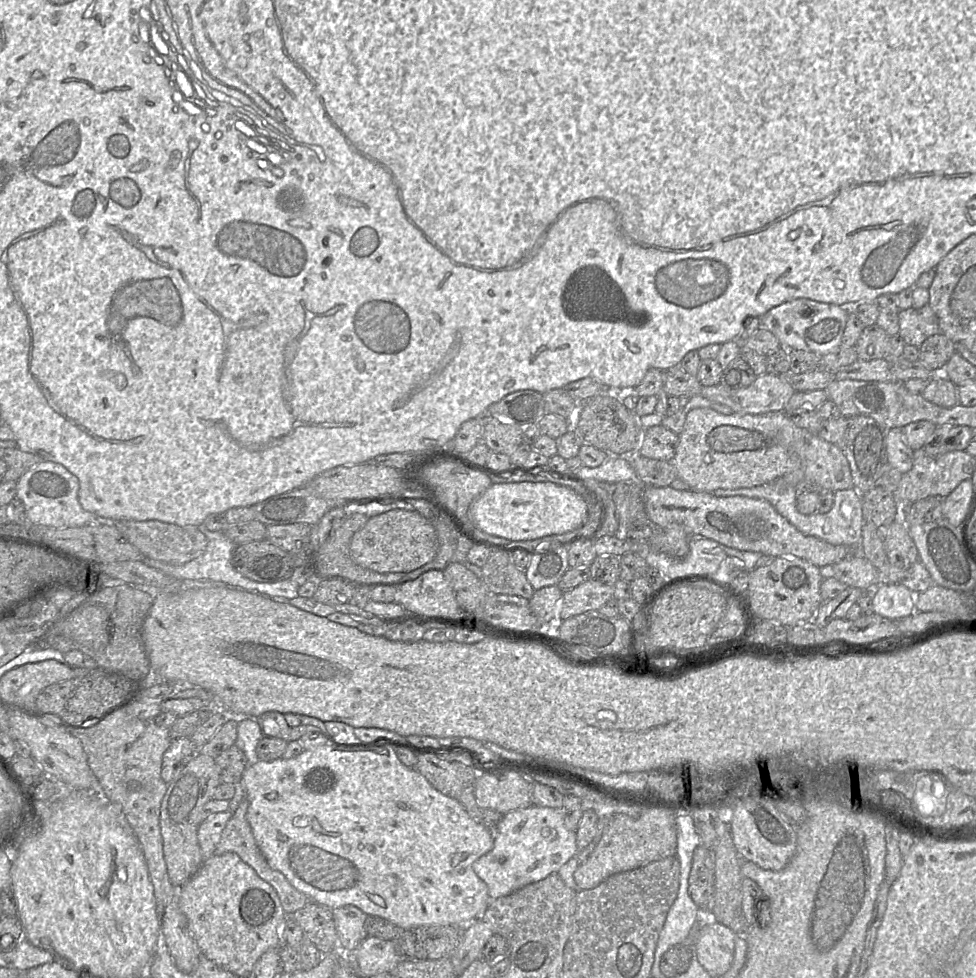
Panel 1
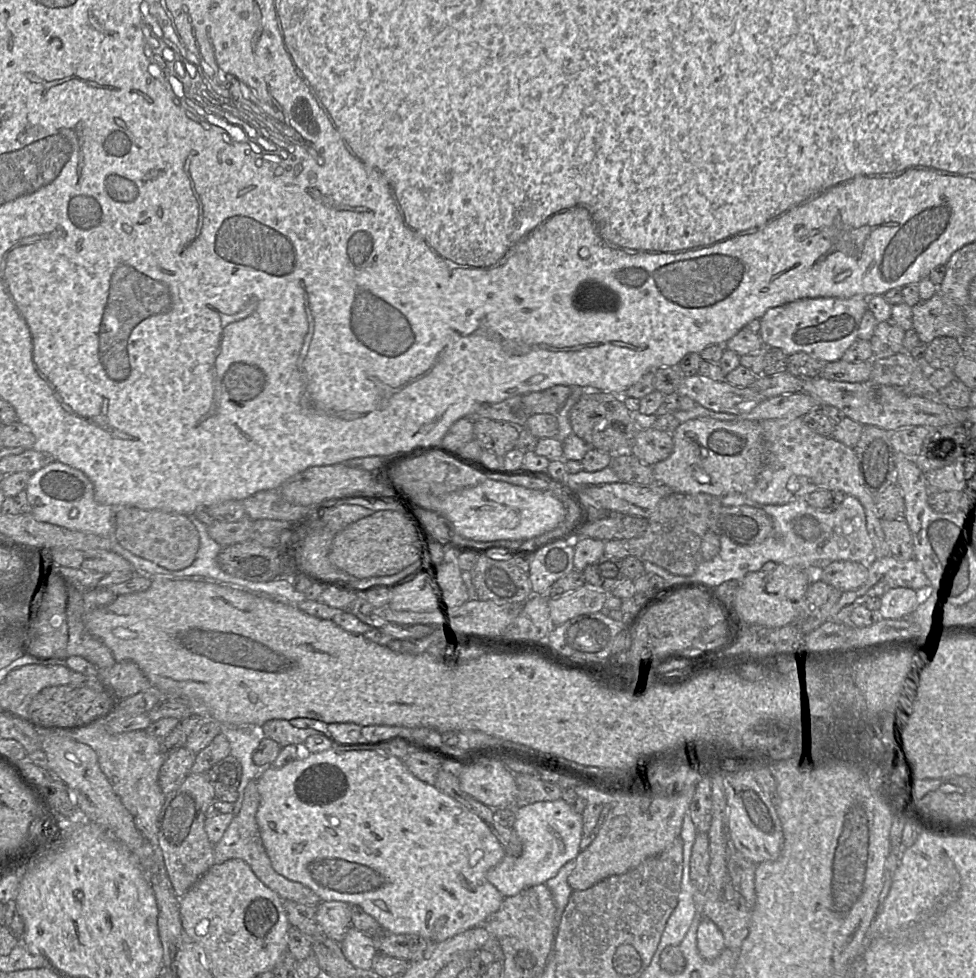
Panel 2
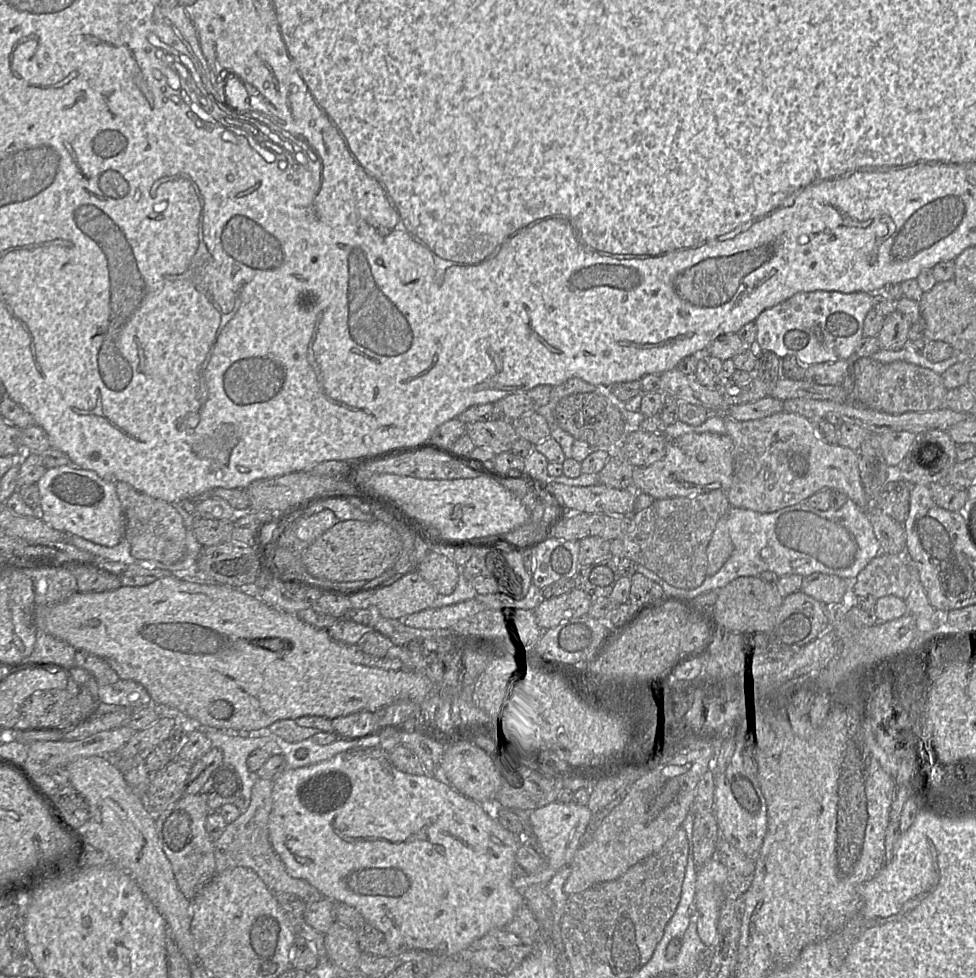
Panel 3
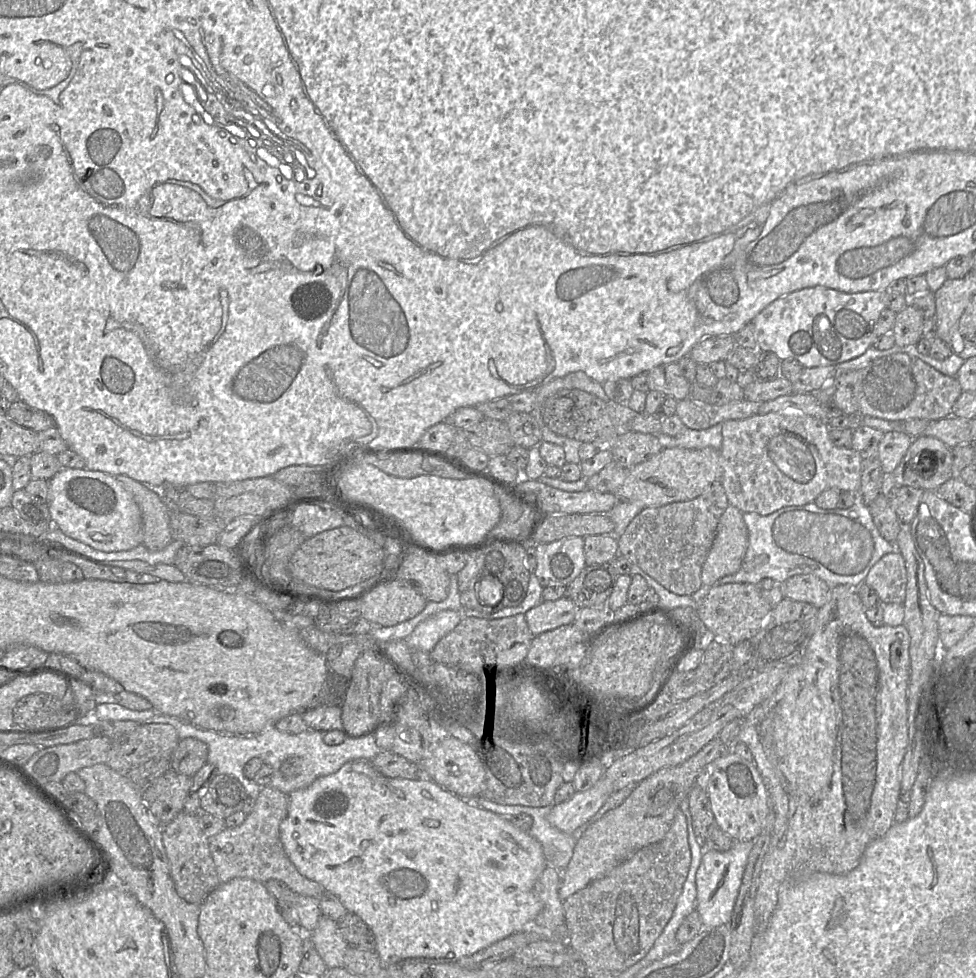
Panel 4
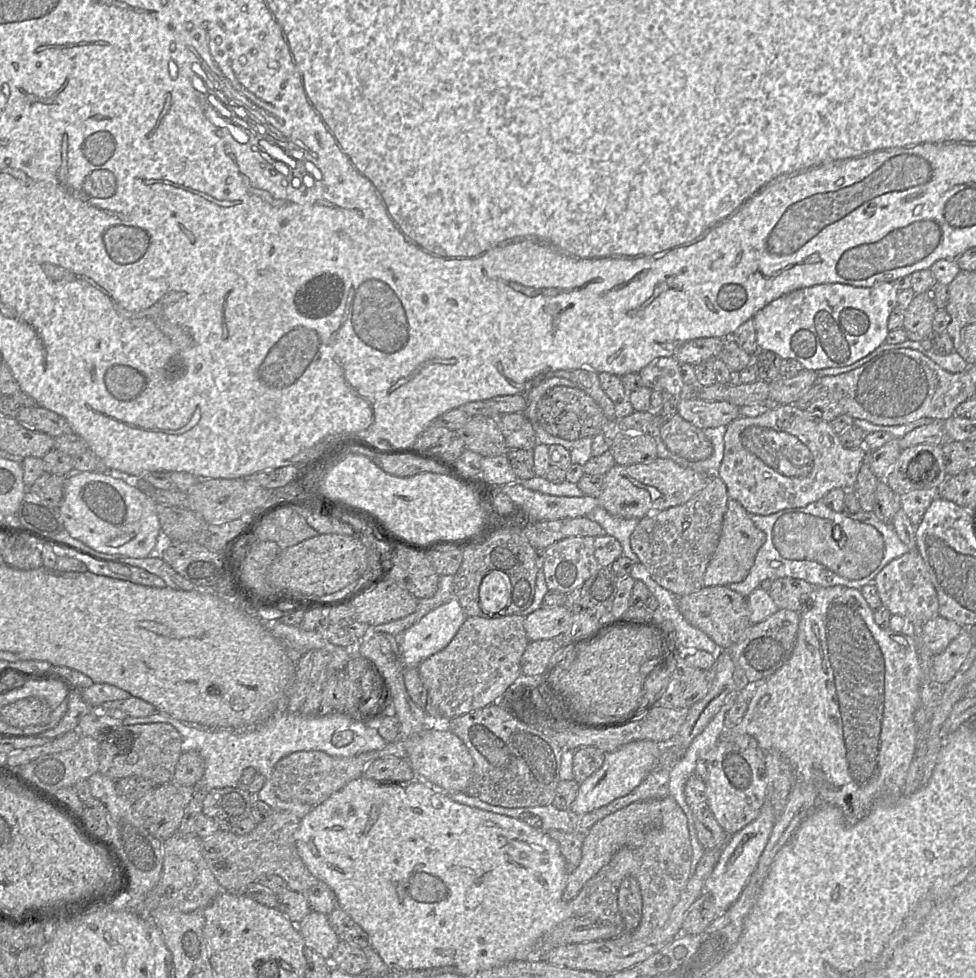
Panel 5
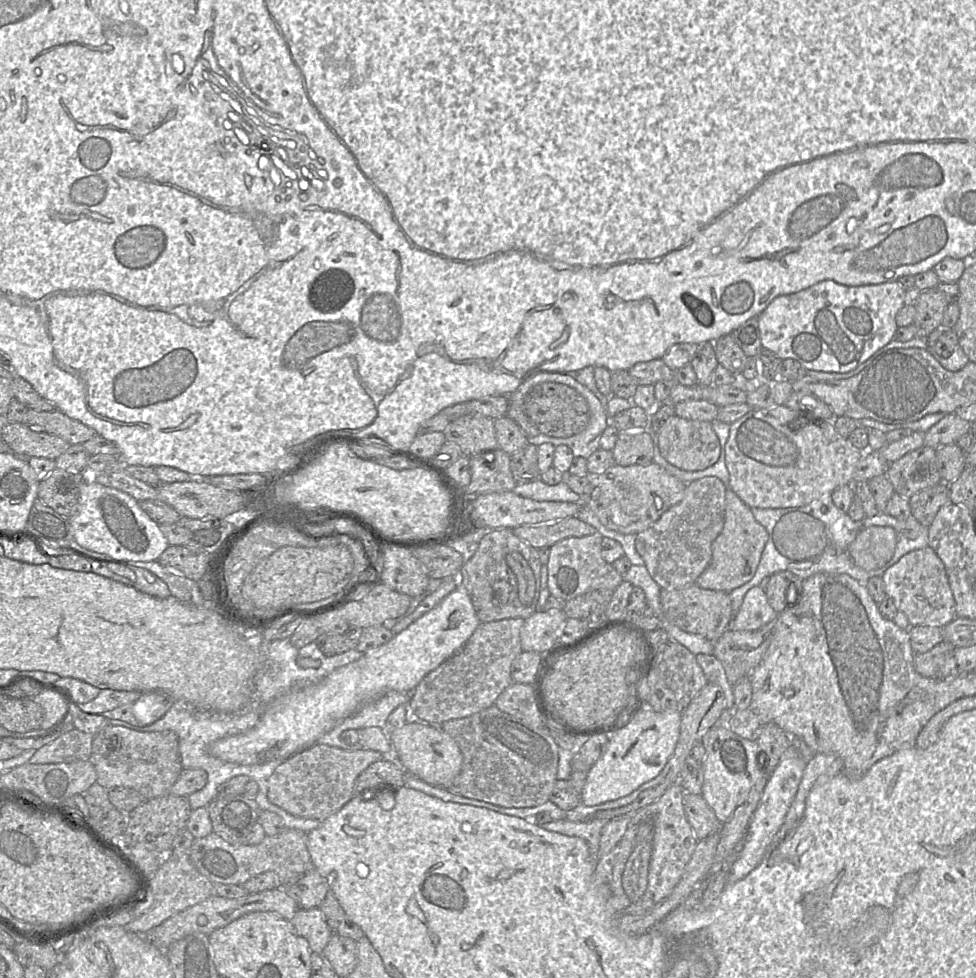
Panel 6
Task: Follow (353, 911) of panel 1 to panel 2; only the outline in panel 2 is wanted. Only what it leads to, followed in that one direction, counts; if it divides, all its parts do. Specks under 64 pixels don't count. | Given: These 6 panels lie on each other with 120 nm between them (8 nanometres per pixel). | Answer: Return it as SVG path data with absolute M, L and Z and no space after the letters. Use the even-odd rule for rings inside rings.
M321 901L317 905L316 920L327 937L341 943L351 926L351 907L342 901Z

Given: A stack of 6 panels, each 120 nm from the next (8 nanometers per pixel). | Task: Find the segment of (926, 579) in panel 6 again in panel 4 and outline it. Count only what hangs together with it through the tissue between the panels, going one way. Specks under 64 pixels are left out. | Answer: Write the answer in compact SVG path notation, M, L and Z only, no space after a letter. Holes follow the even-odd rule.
M898 550L884 555L868 572L864 583L879 597L880 603L902 604L905 600L907 574Z

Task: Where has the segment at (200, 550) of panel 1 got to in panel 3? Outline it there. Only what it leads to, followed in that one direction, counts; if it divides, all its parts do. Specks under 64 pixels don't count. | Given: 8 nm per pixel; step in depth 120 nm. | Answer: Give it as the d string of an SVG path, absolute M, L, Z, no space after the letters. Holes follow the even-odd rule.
M126 482L114 484L125 515L124 539L130 545L131 555L137 559L156 560L167 565L179 562L186 551L186 528L174 506L141 493Z

